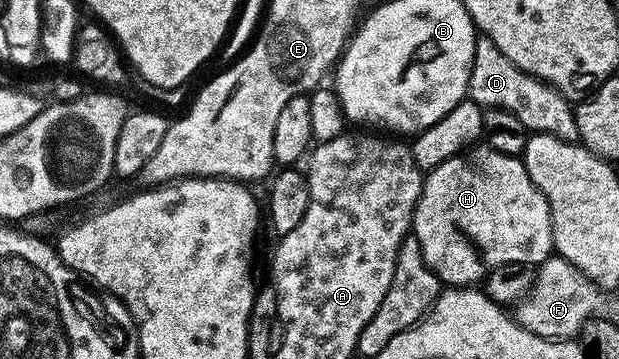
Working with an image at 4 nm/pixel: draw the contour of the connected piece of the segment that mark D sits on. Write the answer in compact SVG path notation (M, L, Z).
M481 36L477 40L468 97L483 110L501 109L510 111L510 115L518 115L518 119L526 123L529 134L545 133L575 143L580 140L573 102L565 99L552 85L514 67L514 63L510 63L510 59L506 59L506 55L494 47L489 37Z

